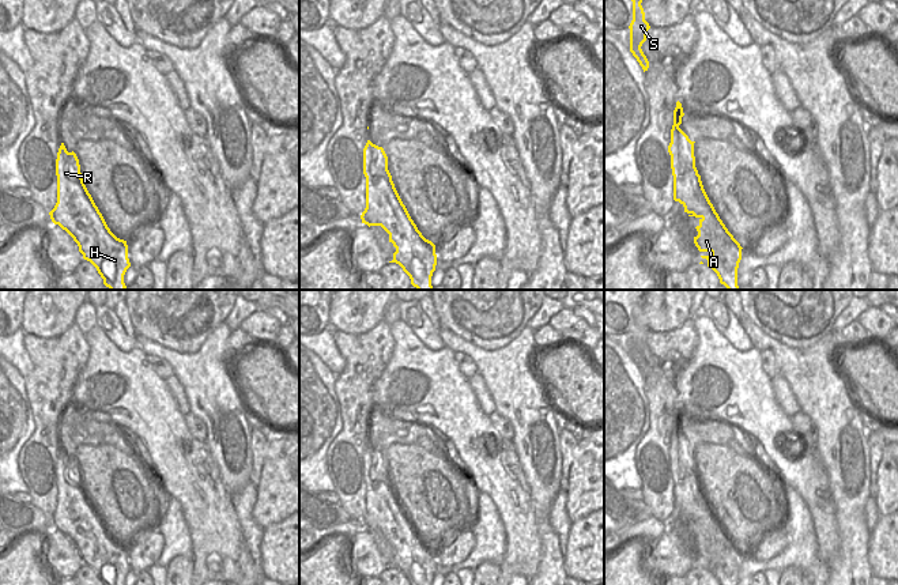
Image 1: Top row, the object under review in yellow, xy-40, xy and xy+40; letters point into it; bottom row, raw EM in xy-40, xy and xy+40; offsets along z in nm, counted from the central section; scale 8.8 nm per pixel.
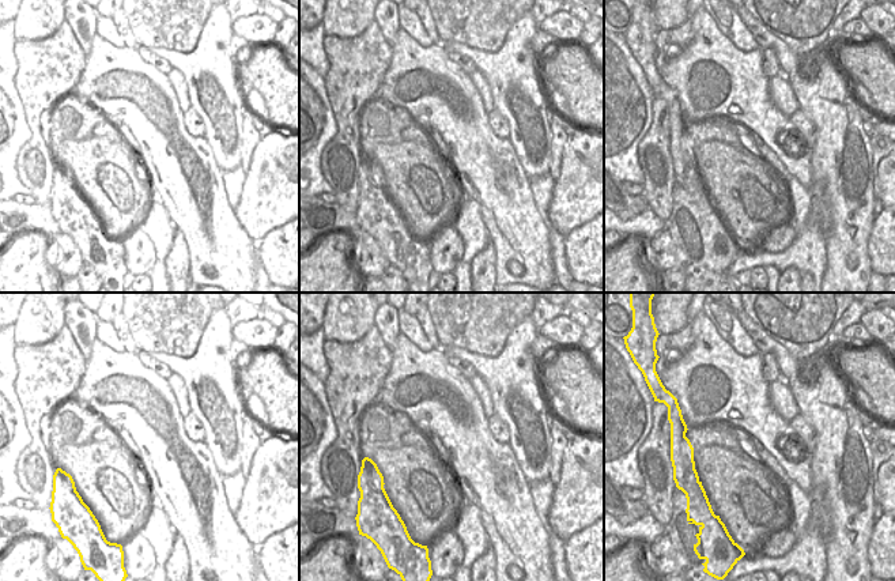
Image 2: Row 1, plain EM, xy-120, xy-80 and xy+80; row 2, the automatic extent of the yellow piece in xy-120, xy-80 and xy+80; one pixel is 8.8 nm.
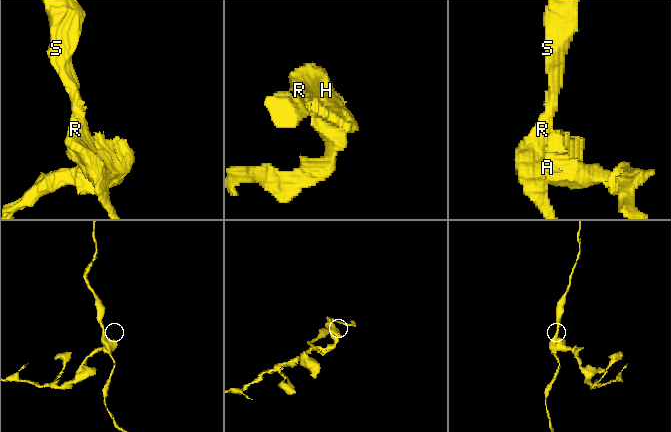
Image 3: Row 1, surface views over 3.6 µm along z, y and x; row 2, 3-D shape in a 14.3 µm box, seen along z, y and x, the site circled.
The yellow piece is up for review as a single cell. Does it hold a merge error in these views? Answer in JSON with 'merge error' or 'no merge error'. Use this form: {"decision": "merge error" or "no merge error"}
{"decision": "merge error"}

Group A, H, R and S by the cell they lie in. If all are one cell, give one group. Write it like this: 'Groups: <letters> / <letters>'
Groups: A / H R S.

